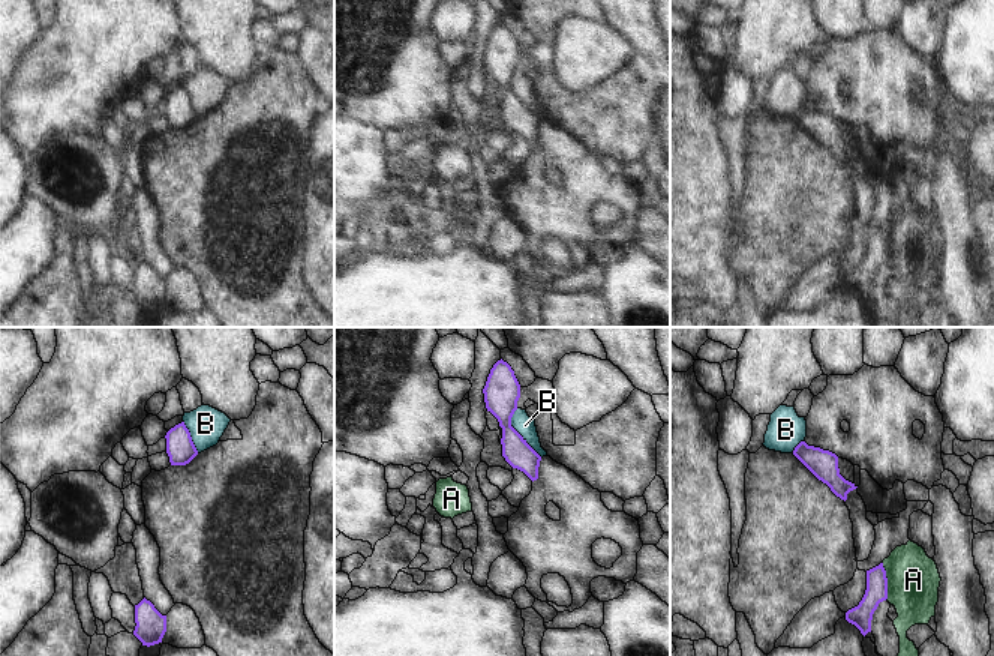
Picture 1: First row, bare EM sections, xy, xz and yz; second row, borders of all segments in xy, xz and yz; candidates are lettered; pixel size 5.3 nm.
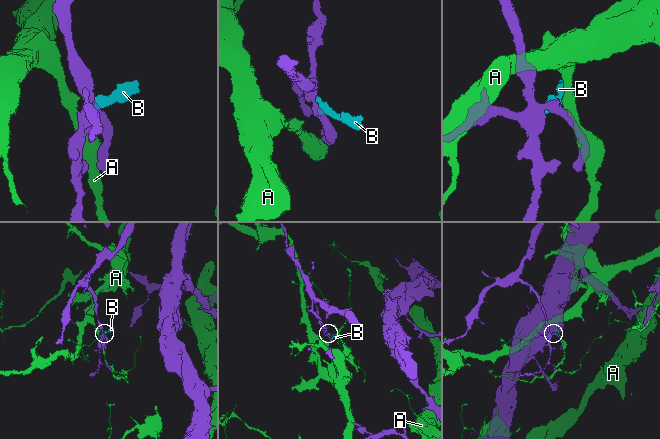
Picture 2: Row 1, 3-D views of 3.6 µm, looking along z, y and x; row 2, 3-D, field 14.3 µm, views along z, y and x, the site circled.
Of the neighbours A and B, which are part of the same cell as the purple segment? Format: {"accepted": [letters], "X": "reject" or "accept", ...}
{"accepted": [], "A": "reject", "B": "reject"}

